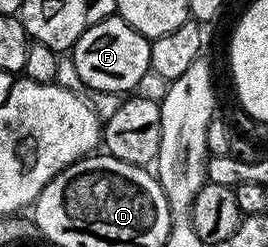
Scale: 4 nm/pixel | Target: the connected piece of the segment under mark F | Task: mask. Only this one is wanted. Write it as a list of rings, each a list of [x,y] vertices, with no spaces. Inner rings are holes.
[[[111,17],[99,20],[73,45],[71,57],[77,74],[85,86],[93,90],[102,90],[105,94],[121,94],[133,92],[137,85],[144,80],[145,74],[150,73],[151,60],[150,39],[144,38],[135,28],[128,26],[122,18]]]

